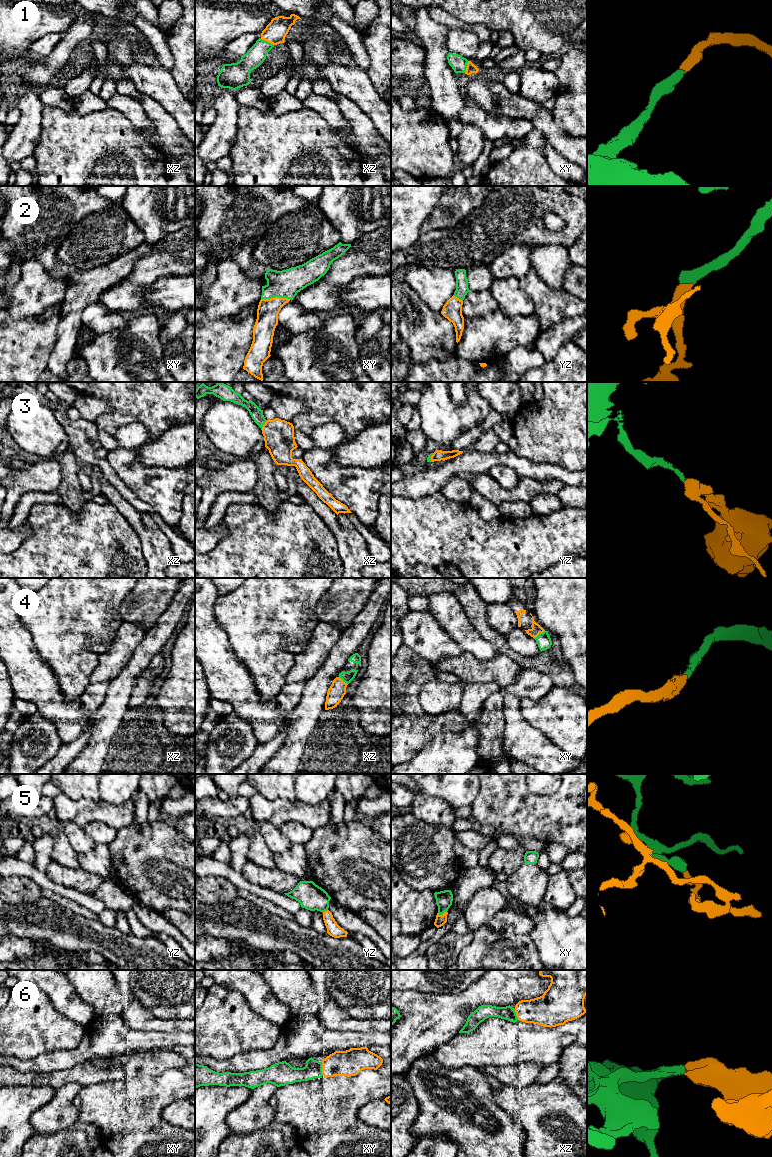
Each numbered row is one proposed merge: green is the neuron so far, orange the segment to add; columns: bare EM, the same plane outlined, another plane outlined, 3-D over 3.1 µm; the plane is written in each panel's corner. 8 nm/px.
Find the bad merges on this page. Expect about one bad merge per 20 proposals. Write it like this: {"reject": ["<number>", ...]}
{"reject": []}

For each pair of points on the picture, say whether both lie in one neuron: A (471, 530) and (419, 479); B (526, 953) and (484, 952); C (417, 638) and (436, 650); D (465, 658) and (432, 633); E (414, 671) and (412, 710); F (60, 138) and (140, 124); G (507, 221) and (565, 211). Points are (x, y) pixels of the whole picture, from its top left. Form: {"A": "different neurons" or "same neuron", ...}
{"A": "different neurons", "B": "same neuron", "C": "same neuron", "D": "different neurons", "E": "same neuron", "F": "different neurons", "G": "same neuron"}

